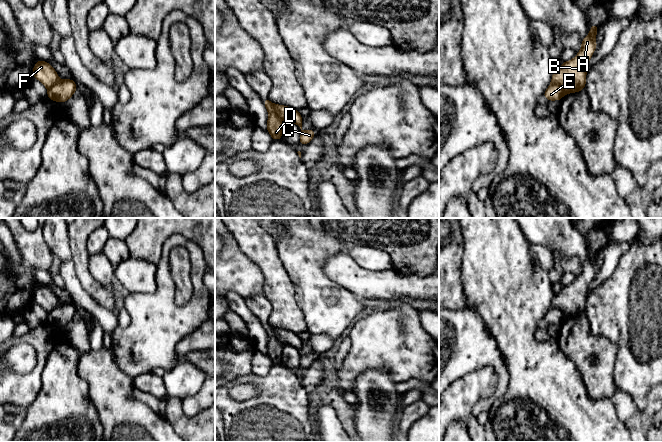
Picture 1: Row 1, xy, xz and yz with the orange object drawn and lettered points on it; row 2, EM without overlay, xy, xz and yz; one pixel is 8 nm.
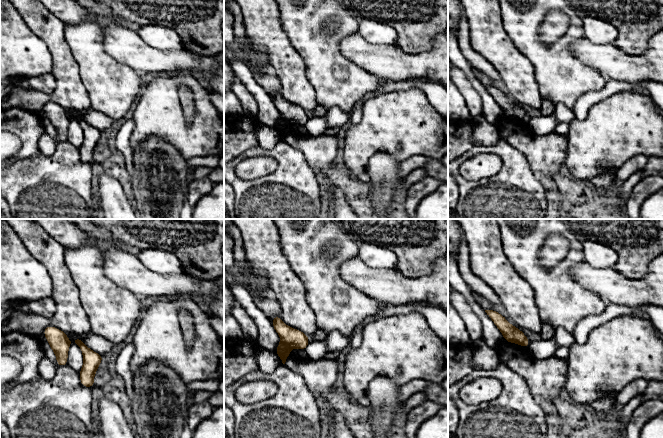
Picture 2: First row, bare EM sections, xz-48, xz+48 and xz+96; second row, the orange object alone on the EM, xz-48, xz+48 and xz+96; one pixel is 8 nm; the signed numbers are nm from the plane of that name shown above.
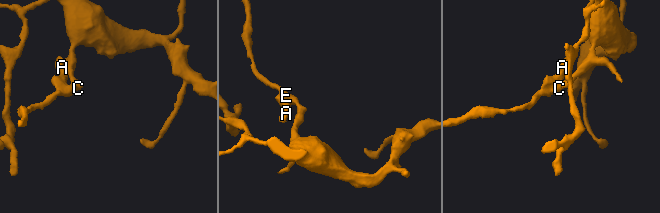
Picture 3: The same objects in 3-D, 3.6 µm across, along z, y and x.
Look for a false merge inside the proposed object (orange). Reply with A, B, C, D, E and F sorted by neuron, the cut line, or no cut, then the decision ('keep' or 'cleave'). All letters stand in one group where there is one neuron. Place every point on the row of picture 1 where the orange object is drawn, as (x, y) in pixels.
groups A B D F / C E; cut xz (273, 104), (275, 112), (284, 120); cleave

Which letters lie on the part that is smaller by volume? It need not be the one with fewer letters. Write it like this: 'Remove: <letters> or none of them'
Remove: A, B, D, F

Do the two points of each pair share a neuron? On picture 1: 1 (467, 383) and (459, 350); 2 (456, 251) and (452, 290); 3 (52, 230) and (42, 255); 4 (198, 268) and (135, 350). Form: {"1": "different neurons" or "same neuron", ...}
{"1": "different neurons", "2": "same neuron", "3": "different neurons", "4": "same neuron"}

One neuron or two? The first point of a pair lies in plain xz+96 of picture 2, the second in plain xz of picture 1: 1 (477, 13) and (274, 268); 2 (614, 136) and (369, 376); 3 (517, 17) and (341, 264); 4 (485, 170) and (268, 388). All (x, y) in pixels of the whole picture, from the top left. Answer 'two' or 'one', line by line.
1: one
2: two
3: two
4: two

